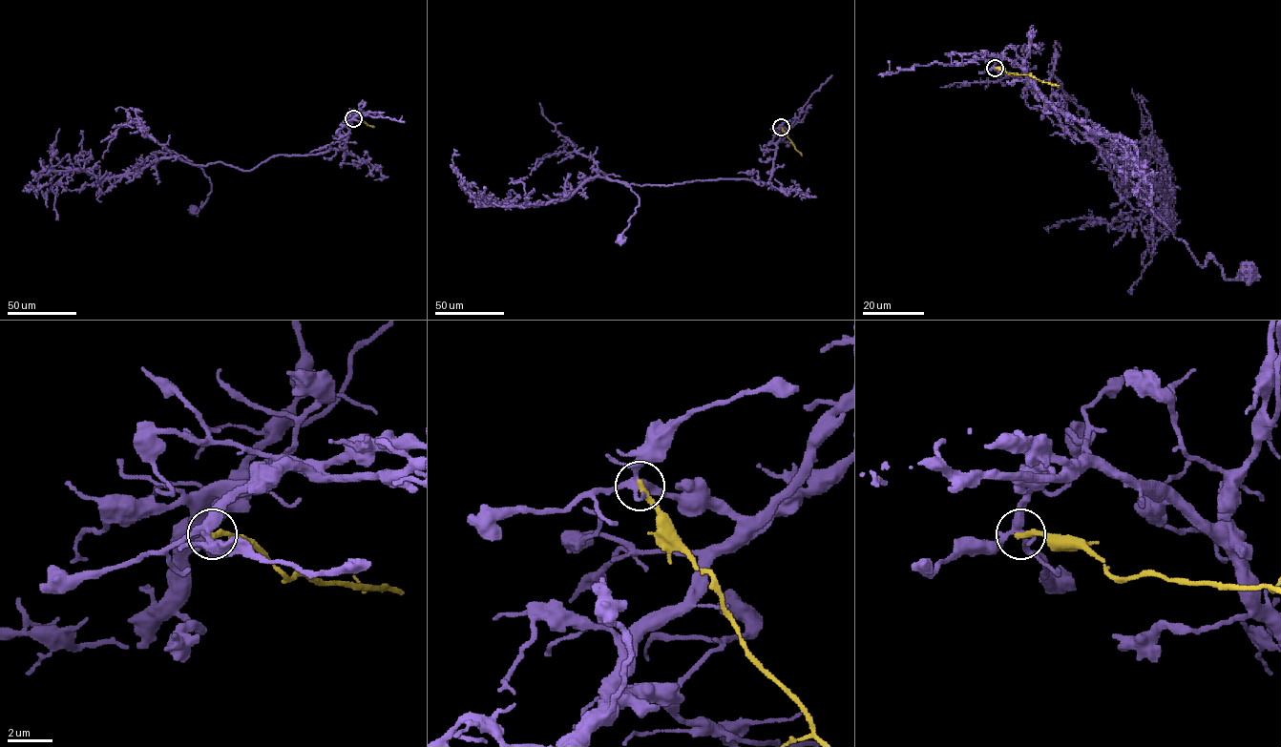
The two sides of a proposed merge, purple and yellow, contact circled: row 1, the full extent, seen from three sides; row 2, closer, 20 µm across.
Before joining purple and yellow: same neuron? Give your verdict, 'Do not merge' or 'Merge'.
Do not merge

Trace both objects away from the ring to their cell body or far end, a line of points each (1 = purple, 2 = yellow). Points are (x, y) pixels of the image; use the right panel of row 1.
1: (995, 68), (1013, 60), (1058, 109), (1120, 136), (1122, 183), (1124, 164), (1200, 265), (1249, 275)
2: (995, 68), (1000, 68), (1008, 73), (1029, 75), (1059, 85)

